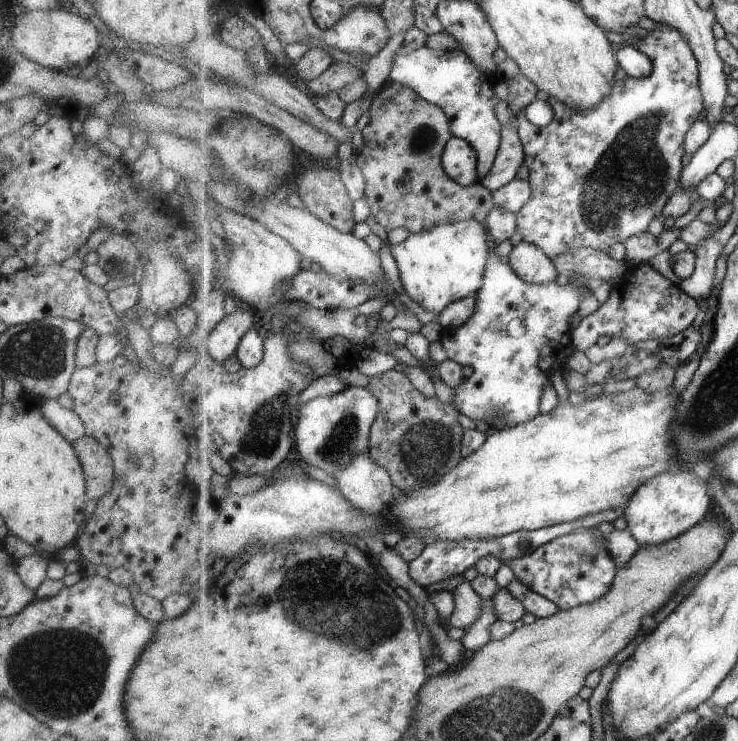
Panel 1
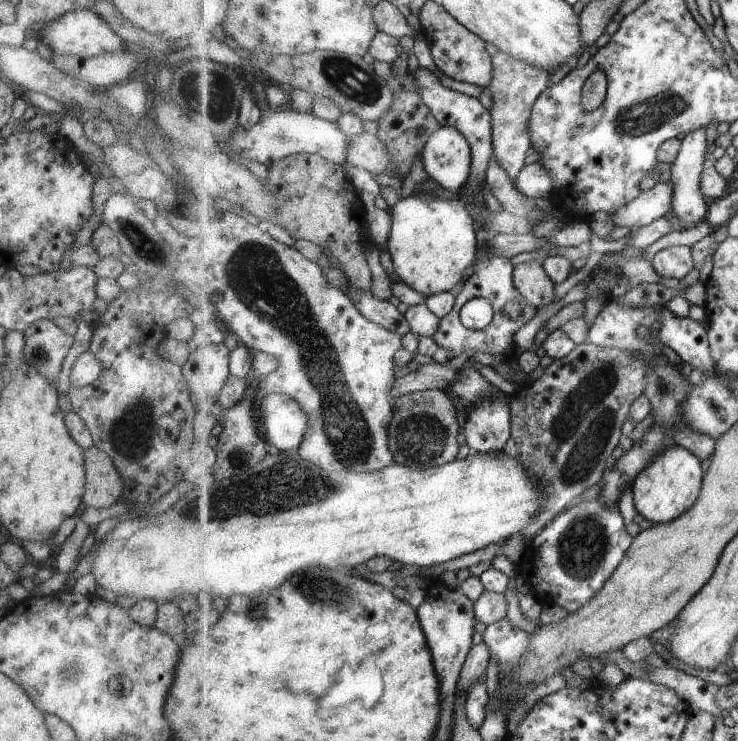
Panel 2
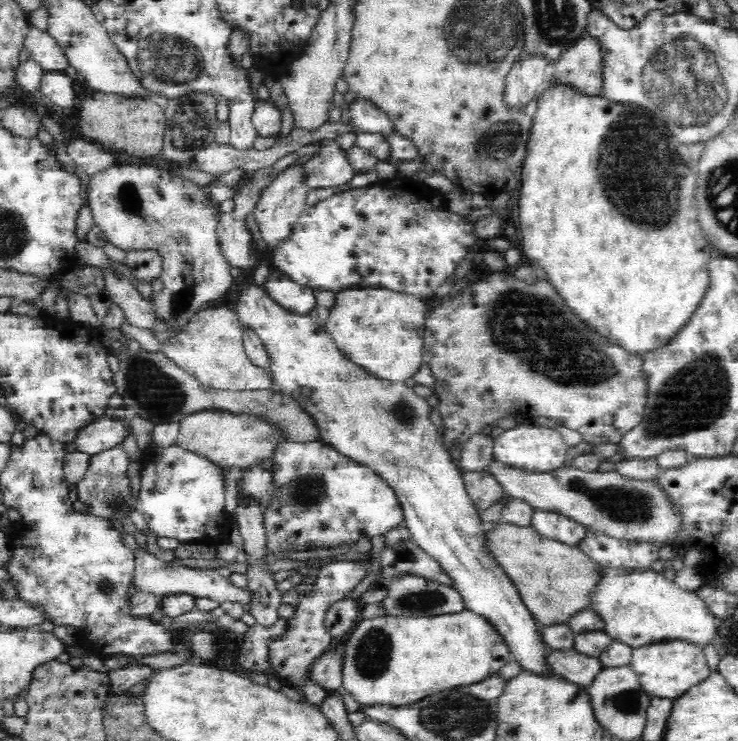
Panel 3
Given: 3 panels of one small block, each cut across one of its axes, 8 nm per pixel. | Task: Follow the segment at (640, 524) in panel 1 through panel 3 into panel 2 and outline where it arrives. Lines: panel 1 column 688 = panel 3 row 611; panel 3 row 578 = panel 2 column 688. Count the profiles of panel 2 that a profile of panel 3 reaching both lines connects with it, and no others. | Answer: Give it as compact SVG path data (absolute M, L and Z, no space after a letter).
M677 444L666 447L632 484L636 509L654 524L671 522L695 506L705 475L706 464L693 451Z

